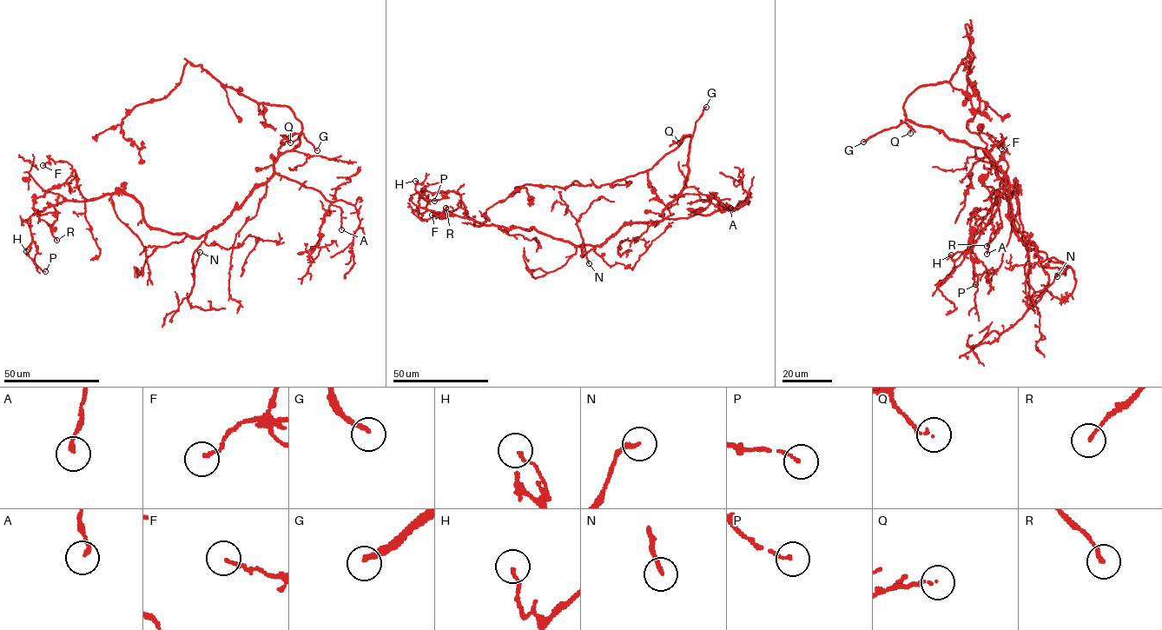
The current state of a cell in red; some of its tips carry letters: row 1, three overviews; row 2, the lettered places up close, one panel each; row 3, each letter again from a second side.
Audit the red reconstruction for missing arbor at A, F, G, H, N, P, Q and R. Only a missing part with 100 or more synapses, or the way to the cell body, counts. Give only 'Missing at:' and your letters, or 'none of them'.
Missing at: G

